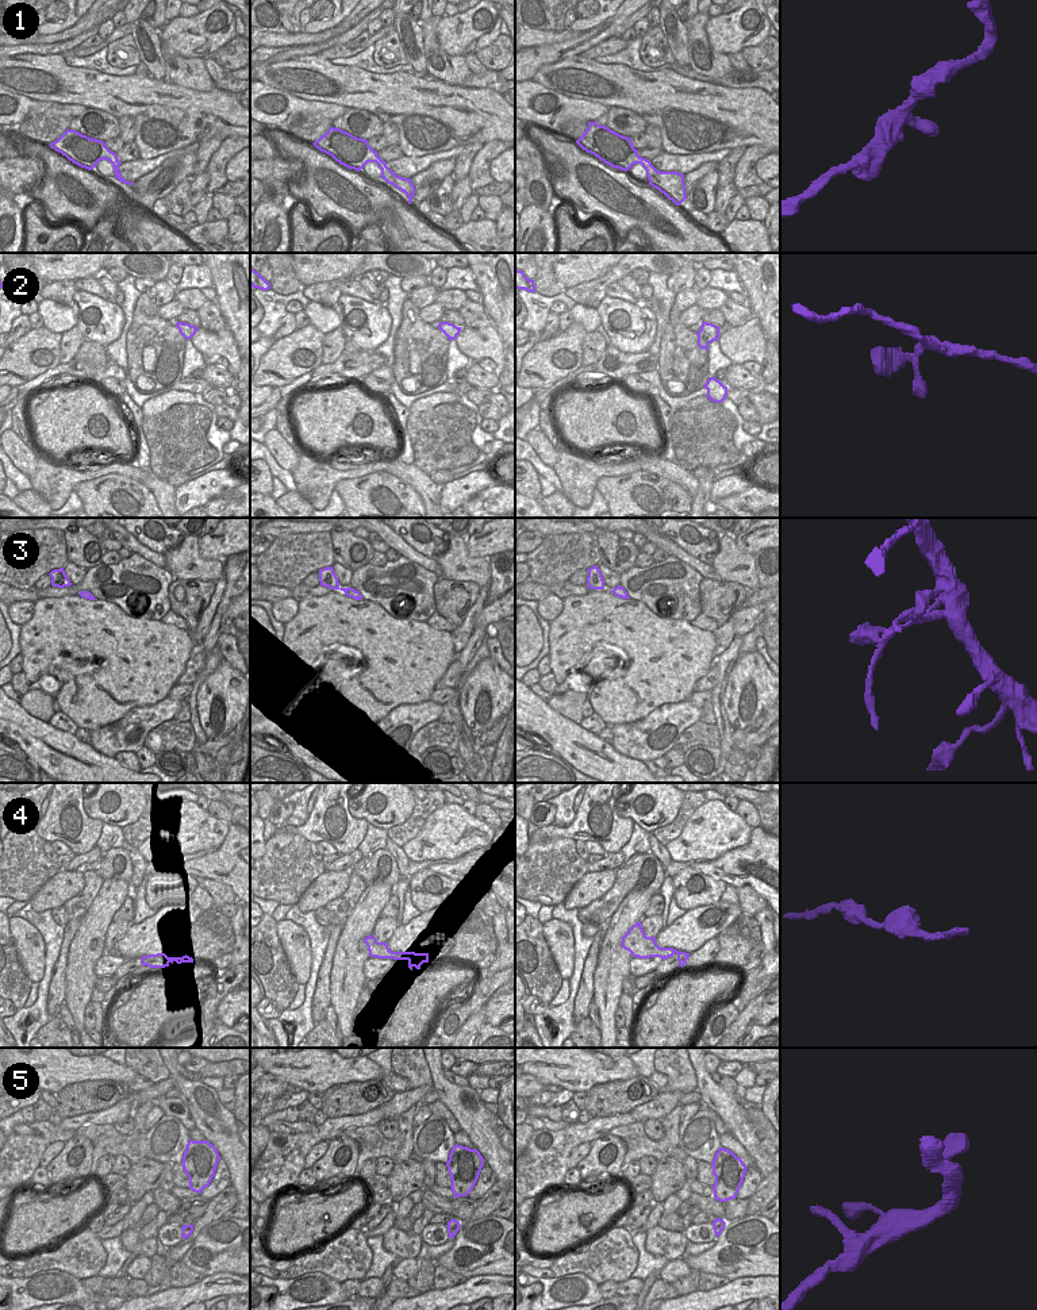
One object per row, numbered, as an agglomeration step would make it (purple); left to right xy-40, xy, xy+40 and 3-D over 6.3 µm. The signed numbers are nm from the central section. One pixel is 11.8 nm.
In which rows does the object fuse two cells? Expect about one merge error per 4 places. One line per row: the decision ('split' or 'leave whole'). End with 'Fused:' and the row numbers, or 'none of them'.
1: leave whole
2: leave whole
3: leave whole
4: leave whole
5: leave whole
Fused: none of them

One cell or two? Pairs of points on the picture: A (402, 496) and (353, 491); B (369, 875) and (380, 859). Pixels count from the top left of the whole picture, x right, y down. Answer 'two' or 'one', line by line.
A: one
B: one

